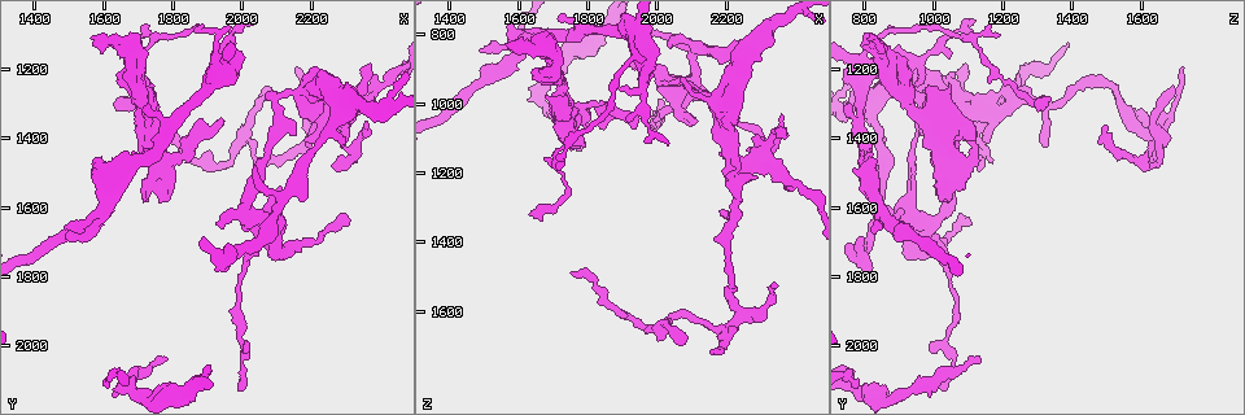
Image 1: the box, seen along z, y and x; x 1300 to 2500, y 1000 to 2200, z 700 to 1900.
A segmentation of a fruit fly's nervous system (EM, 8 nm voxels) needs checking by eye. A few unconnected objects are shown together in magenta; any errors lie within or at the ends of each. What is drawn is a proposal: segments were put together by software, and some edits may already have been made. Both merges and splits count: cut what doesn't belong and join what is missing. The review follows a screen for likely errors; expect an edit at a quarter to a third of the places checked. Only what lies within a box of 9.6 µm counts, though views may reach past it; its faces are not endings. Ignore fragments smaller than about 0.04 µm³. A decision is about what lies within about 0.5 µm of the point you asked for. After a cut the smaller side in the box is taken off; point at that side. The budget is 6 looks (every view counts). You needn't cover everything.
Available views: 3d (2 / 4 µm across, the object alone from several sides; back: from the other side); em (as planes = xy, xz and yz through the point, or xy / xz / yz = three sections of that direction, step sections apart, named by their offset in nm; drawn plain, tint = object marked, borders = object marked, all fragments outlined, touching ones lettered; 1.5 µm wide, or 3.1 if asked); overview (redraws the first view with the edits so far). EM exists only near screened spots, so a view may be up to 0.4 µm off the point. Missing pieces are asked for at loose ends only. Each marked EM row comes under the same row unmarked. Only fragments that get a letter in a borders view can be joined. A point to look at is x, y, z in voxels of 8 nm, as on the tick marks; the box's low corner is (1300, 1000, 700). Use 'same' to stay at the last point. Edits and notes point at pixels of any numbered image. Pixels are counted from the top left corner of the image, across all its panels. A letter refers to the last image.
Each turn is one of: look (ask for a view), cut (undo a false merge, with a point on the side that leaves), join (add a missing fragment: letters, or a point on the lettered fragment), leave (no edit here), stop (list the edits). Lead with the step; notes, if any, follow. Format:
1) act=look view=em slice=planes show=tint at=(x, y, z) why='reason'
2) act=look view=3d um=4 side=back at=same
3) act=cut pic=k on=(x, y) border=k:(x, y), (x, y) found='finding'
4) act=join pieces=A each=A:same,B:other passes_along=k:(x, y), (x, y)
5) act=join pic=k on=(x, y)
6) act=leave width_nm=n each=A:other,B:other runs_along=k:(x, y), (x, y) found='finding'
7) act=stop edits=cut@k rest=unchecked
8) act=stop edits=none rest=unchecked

act=look view=em slice=planes show=borders at=(1910, 1160, 1060) why='tapers out'

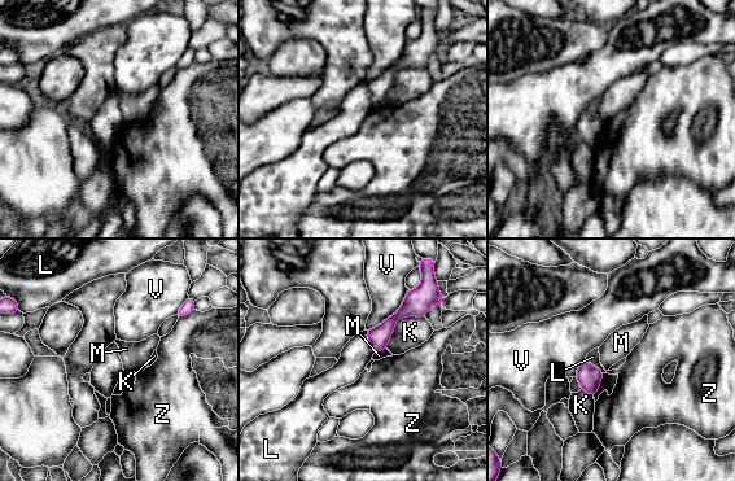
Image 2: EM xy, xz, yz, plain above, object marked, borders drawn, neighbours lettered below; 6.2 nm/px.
act=leave each=K:other,L:other,M:other,V:other,Z:other runs_along=2:(407, 301), (379, 336), (375, 349) found='no lettered fragment goes on from it'

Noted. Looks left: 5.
act=look view=3d um=4 at=(2350, 1250, 1520) why='branch stops here'

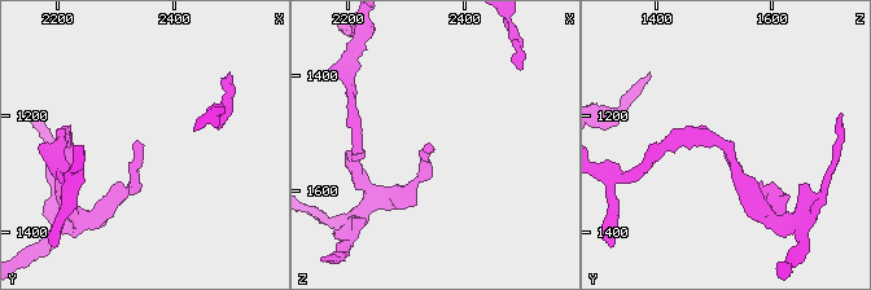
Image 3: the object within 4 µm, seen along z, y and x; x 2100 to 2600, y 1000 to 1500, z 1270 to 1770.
act=look view=em slice=xy step=8 show=tint at=(2340, 1250, 1520) why='now the EM'

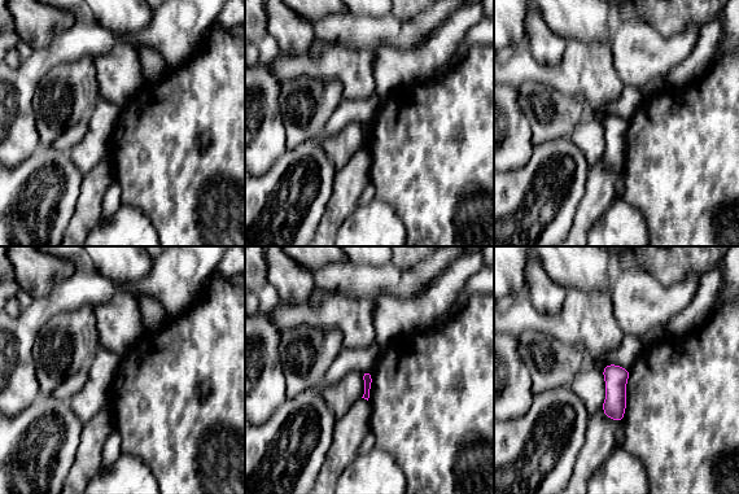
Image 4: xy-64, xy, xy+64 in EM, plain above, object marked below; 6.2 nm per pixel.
act=look view=em slice=xz step=4 show=borders at=same

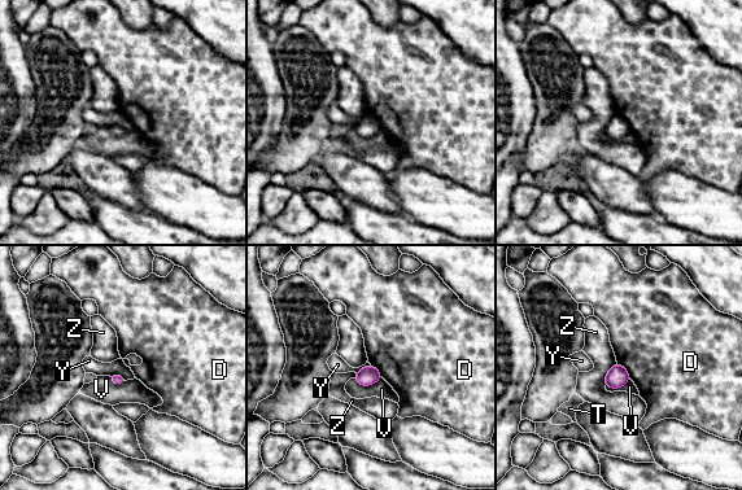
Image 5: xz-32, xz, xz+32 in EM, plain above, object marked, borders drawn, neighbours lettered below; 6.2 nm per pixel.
act=leave each=D:other,T:other,V:other,Y:other,Z:other border=5:(109, 375), (121, 375), (126, 380) found='no lettered fragment goes on from it'

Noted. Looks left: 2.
act=stop edits=none rest=unchecked

